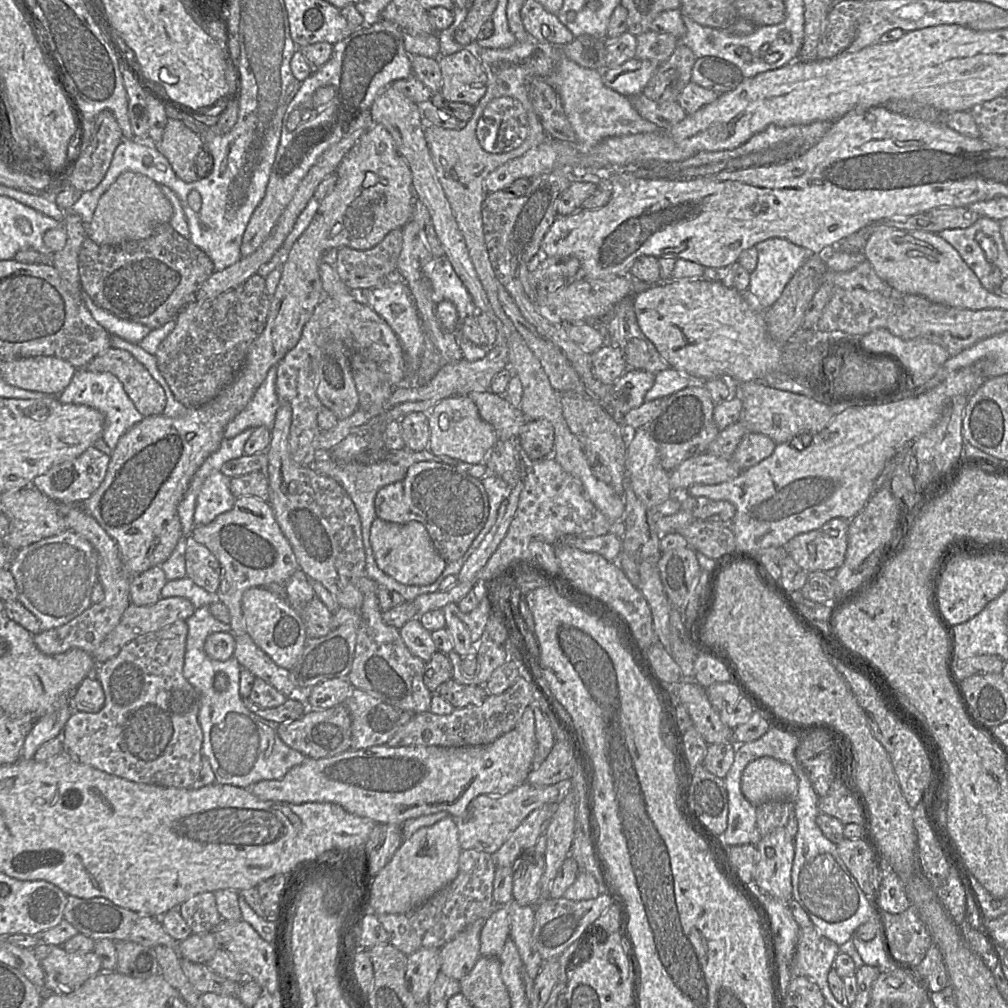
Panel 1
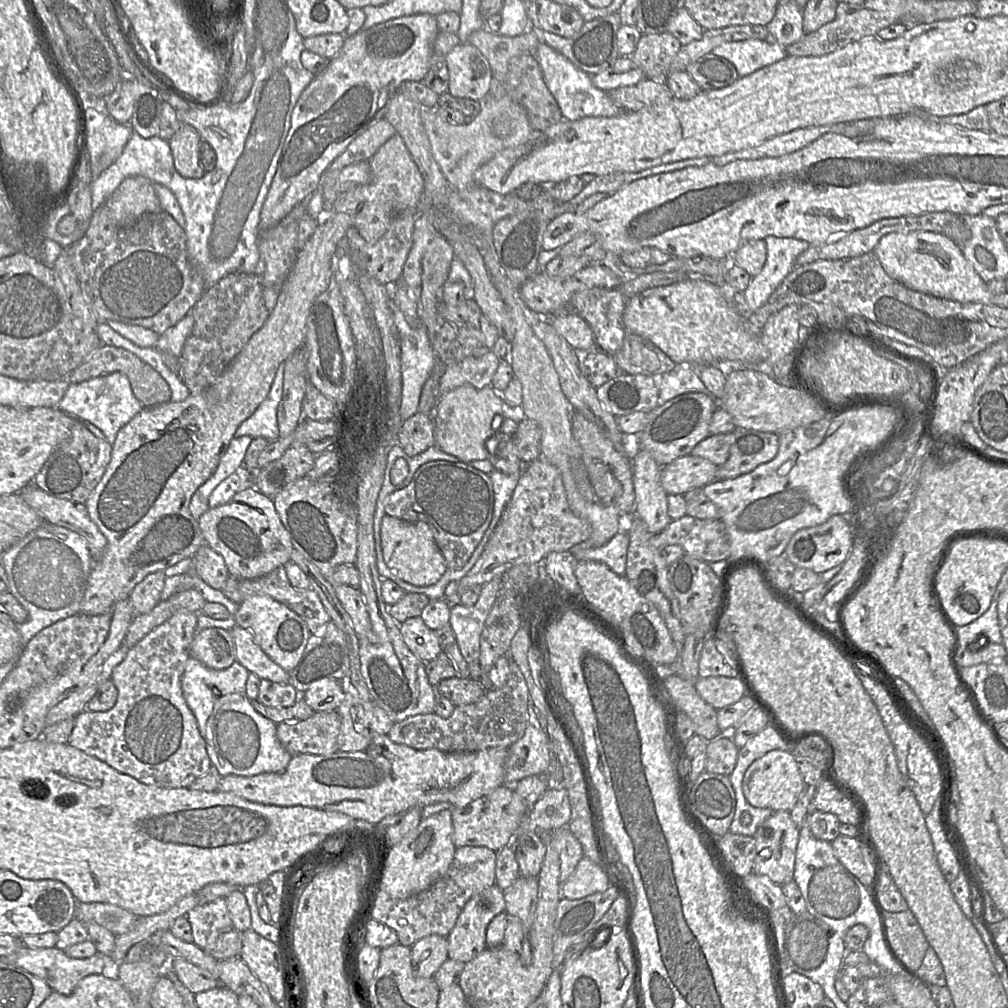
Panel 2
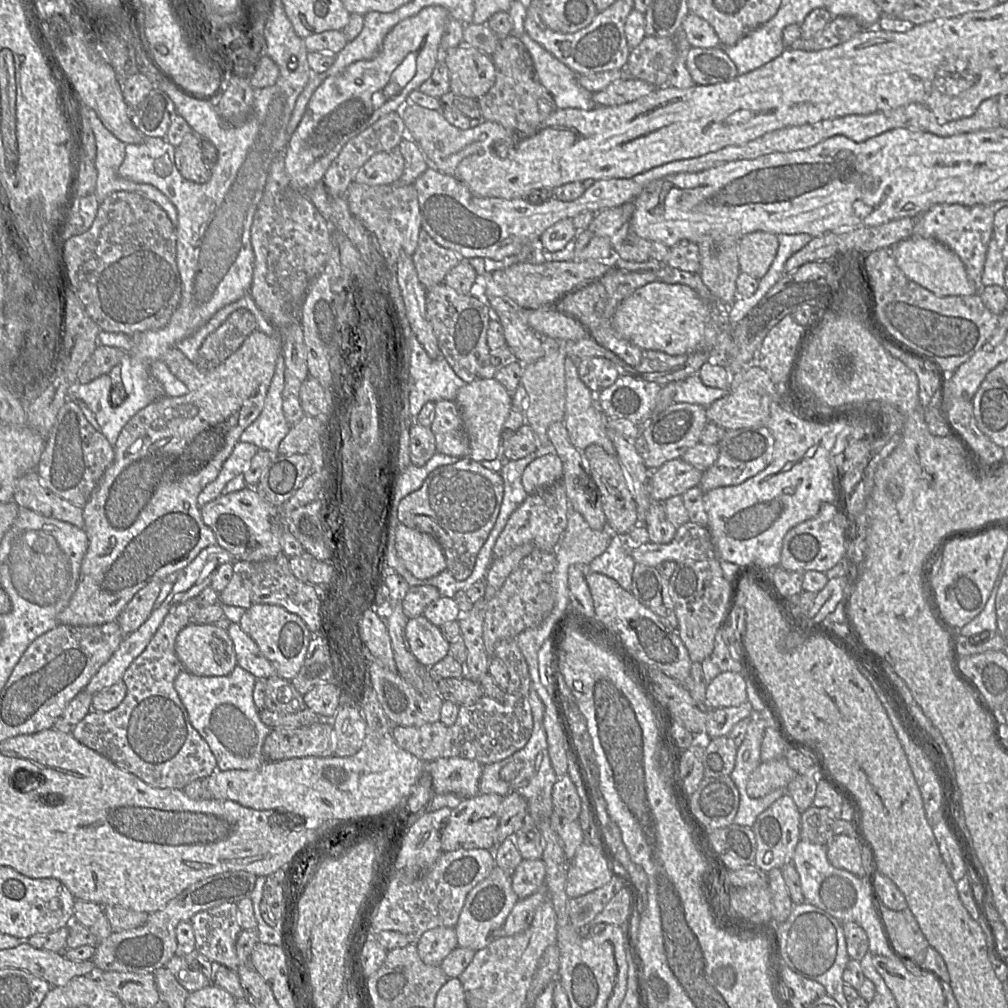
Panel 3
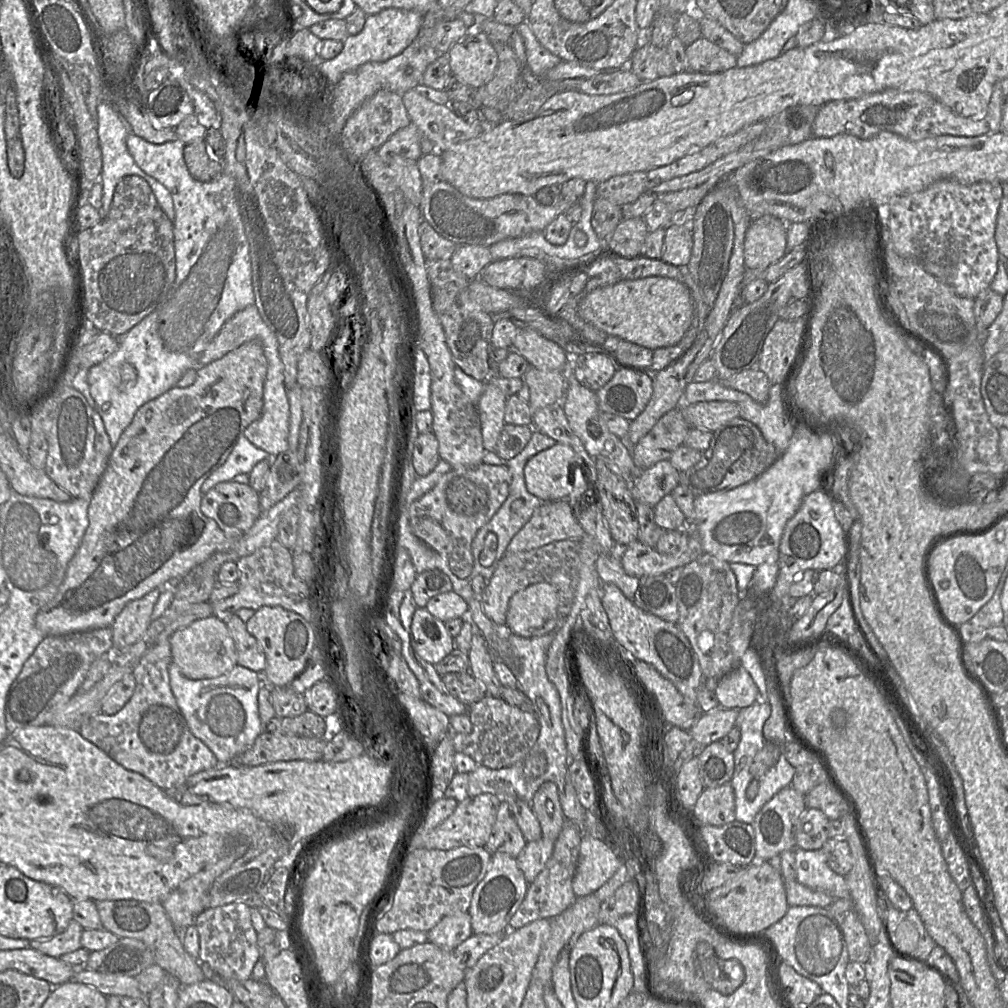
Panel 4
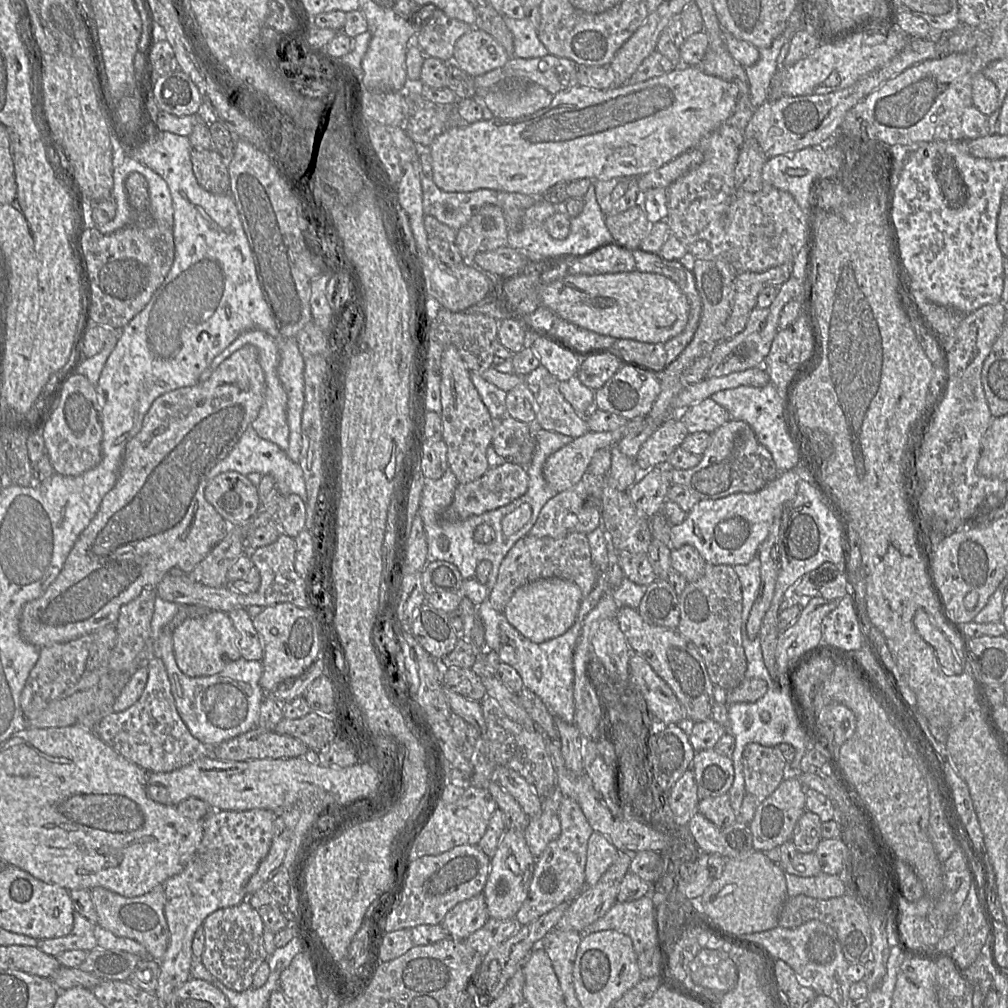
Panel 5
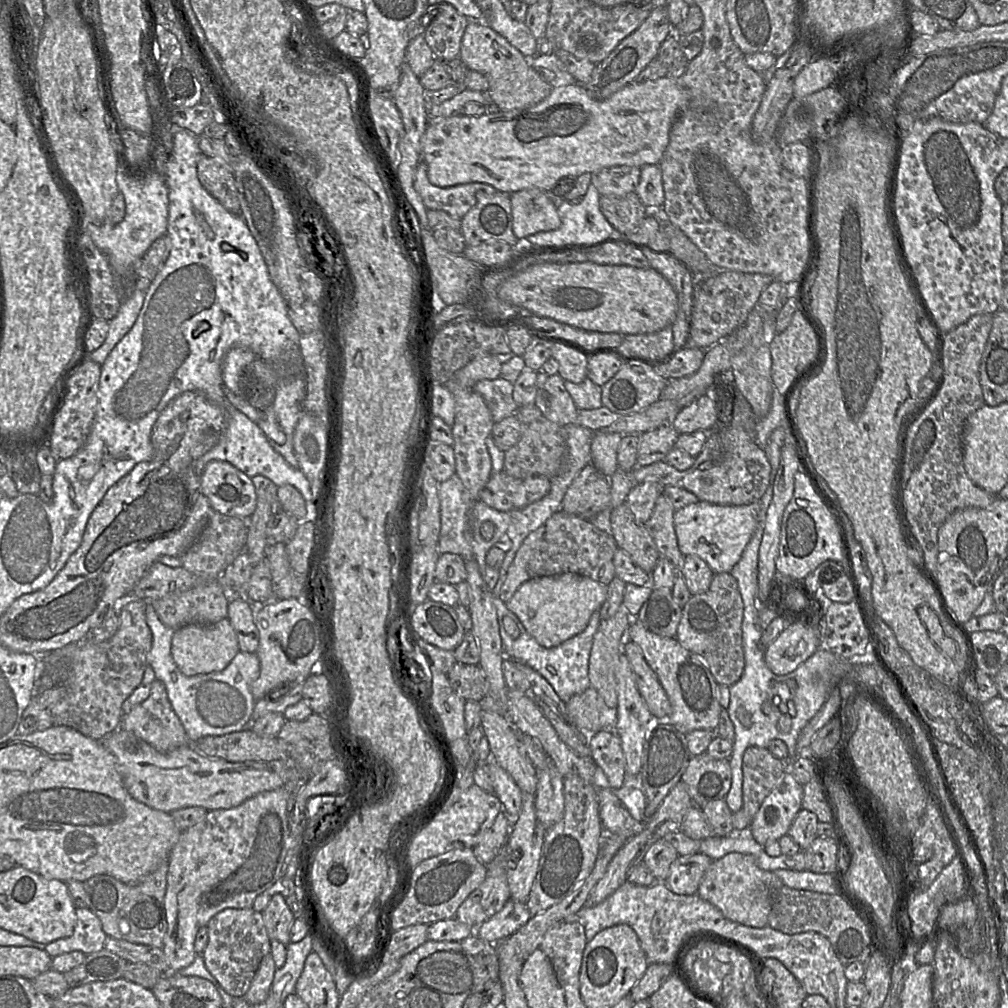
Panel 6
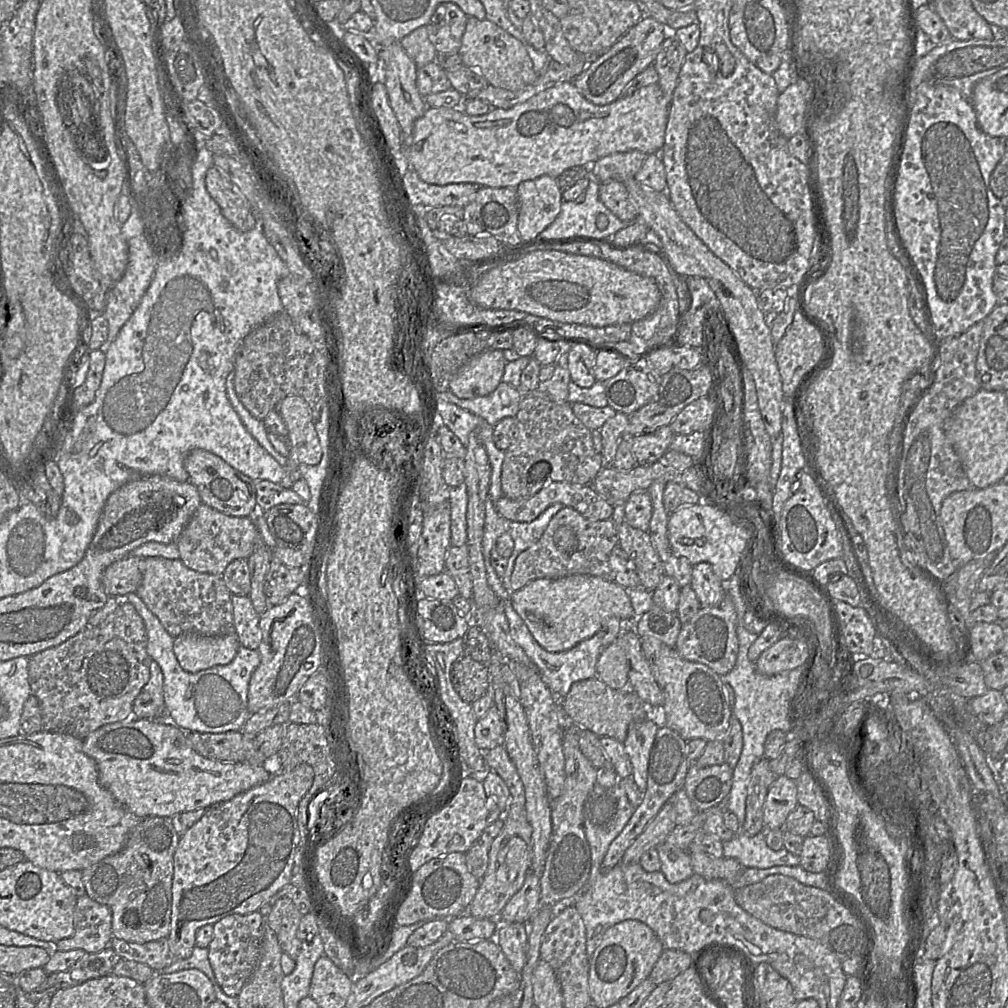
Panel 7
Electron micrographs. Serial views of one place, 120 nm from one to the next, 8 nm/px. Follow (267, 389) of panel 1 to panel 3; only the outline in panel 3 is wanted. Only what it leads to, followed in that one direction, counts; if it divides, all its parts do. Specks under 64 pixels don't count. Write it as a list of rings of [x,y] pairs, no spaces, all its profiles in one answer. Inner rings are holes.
[[[282,352],[276,362],[264,407],[256,420],[240,436],[240,441],[255,444],[272,455],[278,455],[279,445],[291,429],[283,412],[284,381],[285,362]]]

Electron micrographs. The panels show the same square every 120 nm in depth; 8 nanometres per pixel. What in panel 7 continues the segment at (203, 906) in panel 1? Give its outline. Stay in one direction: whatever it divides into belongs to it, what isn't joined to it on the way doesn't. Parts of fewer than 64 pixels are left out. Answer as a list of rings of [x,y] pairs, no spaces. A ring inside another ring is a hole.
[[[258,911],[226,916],[213,925],[213,939],[208,946],[208,955],[215,978],[229,997],[237,997],[255,971],[262,954],[266,930],[266,918]]]

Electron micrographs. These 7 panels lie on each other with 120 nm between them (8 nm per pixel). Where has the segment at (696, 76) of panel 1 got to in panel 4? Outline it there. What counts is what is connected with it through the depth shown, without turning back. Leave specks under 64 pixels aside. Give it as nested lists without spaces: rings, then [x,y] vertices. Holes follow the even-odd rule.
[[[704,37],[686,47],[687,69],[698,73],[721,73],[737,66],[737,56]]]

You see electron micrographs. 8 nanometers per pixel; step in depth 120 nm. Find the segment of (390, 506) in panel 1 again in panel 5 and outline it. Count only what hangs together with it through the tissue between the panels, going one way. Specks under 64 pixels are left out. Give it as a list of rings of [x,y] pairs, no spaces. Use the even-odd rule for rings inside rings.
[[[511,461],[489,470],[479,479],[468,483],[459,483],[452,503],[443,511],[441,518],[452,523],[461,522],[474,515],[496,510],[506,506],[528,489],[529,477],[525,468]]]

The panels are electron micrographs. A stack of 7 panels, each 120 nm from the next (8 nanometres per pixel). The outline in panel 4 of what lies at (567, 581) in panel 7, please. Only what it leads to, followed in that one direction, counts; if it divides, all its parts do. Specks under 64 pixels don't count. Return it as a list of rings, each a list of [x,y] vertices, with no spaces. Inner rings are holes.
[[[547,582],[532,584],[512,596],[506,625],[525,638],[558,631],[565,620],[556,620],[559,596],[557,588]]]

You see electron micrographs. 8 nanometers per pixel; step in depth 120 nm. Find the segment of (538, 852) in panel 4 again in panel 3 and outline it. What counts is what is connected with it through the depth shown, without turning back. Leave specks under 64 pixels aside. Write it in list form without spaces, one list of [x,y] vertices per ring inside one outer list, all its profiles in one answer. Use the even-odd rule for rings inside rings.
[[[522,859],[512,874],[512,890],[520,899],[535,893],[545,883],[545,864],[542,859]]]

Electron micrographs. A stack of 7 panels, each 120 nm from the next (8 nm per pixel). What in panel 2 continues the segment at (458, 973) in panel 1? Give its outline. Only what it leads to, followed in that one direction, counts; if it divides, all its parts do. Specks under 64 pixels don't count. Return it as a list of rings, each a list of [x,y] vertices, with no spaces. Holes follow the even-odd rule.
[[[496,884],[473,895],[446,937],[448,957],[468,963],[484,951],[487,927],[505,909],[504,891]]]

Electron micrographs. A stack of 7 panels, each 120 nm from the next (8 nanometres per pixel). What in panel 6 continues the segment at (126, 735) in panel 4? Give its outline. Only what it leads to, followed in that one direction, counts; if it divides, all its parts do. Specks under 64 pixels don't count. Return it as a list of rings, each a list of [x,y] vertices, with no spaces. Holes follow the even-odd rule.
[[[158,679],[152,682],[148,698],[132,708],[130,712],[123,714],[119,728],[134,733],[162,753],[180,746],[194,745],[170,704],[165,685]]]

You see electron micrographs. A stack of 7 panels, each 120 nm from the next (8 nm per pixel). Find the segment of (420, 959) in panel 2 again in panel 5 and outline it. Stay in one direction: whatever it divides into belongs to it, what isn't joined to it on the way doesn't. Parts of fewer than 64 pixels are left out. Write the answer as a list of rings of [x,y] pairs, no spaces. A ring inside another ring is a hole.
[[[481,893],[450,909],[441,925],[450,938],[465,940],[483,927],[489,918],[485,899]]]

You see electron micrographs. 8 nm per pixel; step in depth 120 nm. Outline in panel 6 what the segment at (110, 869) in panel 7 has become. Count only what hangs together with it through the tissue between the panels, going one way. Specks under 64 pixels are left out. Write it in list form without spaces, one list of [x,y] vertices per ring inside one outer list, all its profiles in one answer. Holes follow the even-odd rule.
[[[169,862],[162,863],[153,873],[134,885],[128,885],[109,875],[96,875],[83,882],[87,908],[101,921],[107,936],[162,948],[165,943],[167,920],[165,893]]]

